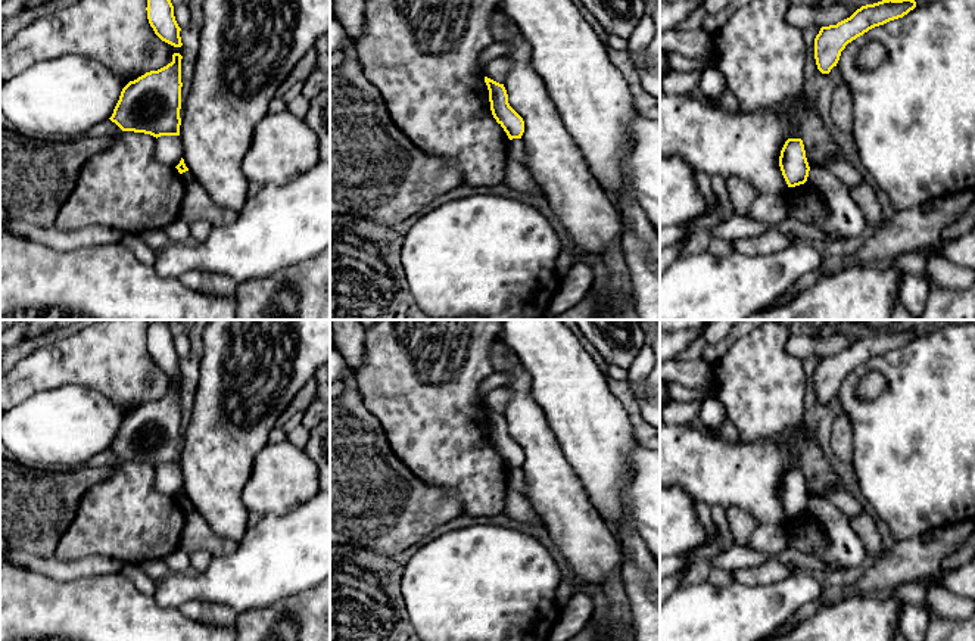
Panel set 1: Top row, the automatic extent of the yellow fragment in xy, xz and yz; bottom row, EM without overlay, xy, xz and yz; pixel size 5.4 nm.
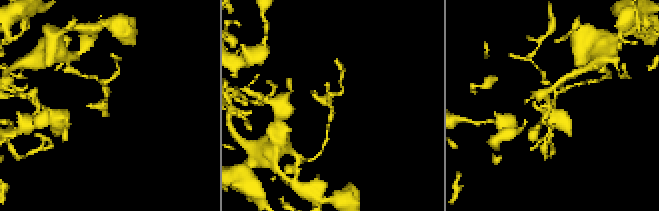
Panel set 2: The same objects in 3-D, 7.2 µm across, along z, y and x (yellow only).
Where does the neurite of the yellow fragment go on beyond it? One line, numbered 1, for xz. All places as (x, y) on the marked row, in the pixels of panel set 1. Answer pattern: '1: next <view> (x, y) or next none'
1: next none

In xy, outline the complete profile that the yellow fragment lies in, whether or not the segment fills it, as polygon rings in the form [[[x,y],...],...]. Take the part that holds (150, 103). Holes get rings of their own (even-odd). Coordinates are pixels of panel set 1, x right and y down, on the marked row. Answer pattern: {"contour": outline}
{"contour": [[[174,53],[166,66],[130,81],[109,119],[122,131],[144,133],[156,139],[180,136],[181,59],[180,53]]]}

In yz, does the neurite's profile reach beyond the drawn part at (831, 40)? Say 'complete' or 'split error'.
complete

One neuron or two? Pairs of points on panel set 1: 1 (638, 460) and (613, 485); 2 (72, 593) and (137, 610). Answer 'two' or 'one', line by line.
1: two
2: one

